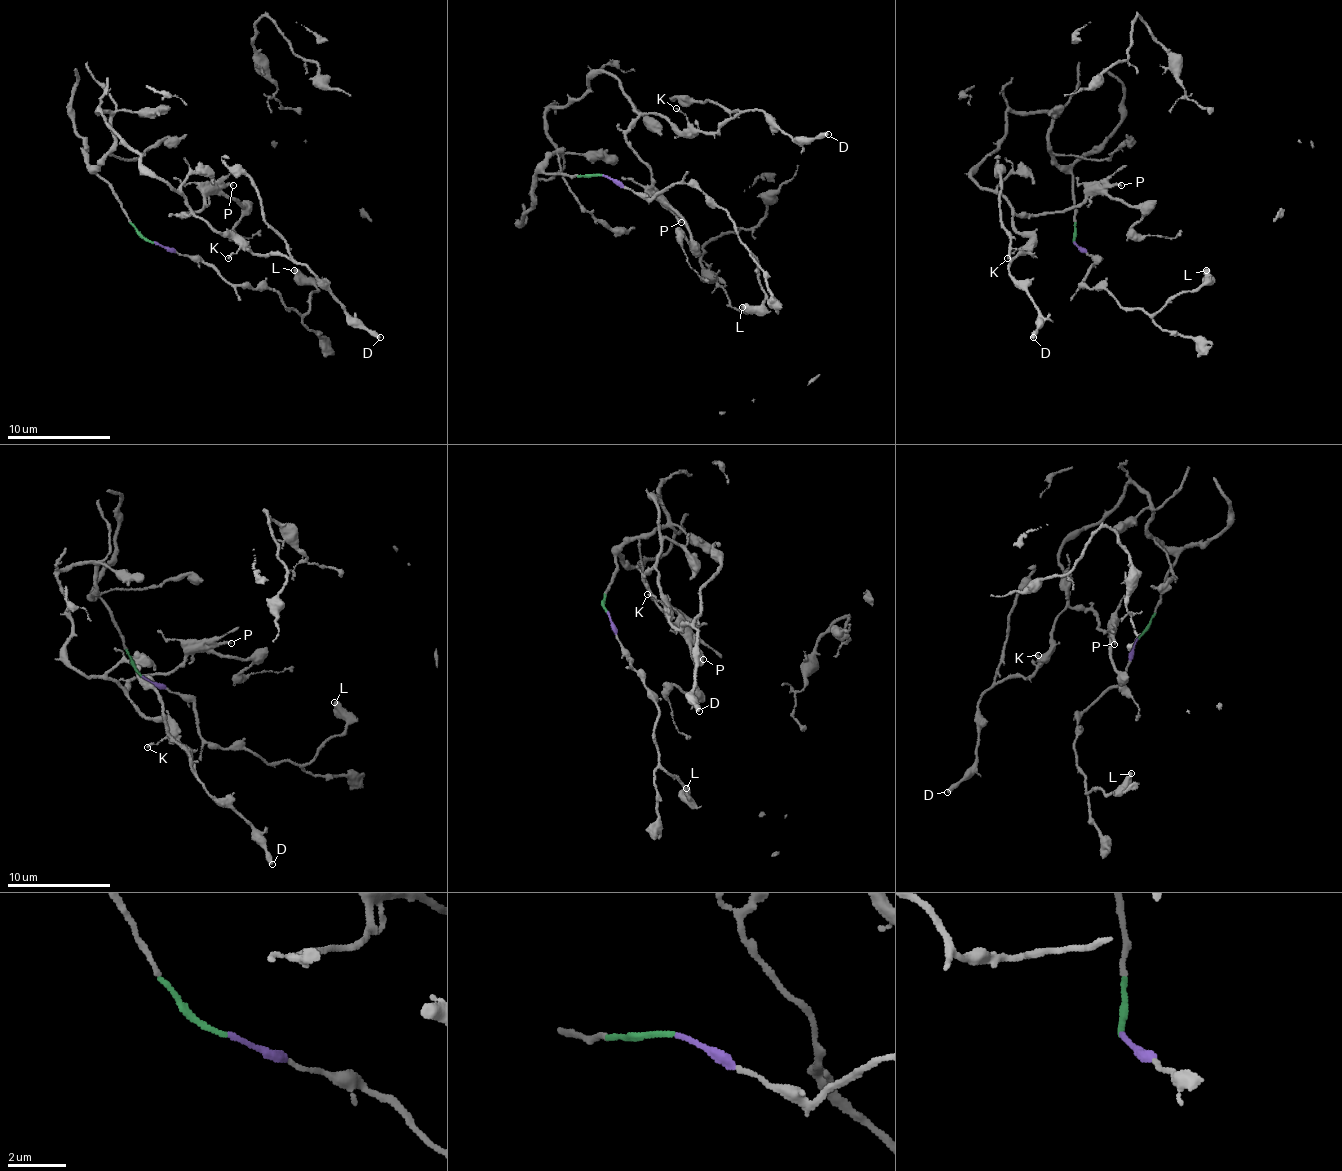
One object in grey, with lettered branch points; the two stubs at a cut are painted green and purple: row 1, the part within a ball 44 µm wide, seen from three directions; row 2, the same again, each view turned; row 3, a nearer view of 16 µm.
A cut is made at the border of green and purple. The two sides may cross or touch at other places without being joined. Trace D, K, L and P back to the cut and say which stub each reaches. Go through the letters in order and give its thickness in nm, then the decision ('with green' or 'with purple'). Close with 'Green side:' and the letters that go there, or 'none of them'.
D: 360 nm thick; with green
K: 130 nm thick; with green
L: 550 nm thick; with purple
P: 190 nm thick; with green
Green side: D, K, P

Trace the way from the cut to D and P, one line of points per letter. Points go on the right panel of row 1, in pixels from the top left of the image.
D: (1073, 241), (1052, 117), (1011, 112), (972, 176), (1031, 241), (1008, 269), (1039, 313), (1034, 337)
P: (1073, 241), (1075, 195), (1049, 145), (1052, 117), (1011, 112), (972, 176), (1016, 213), (1065, 213), (1122, 184)

